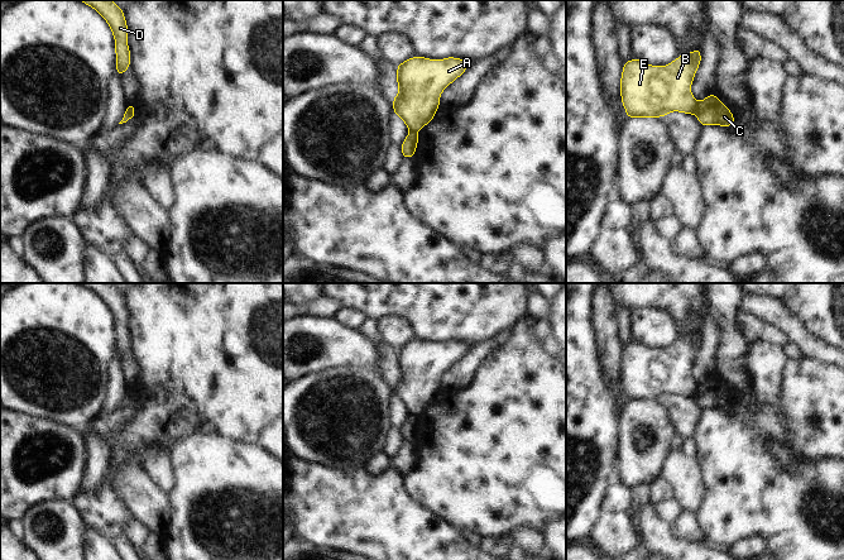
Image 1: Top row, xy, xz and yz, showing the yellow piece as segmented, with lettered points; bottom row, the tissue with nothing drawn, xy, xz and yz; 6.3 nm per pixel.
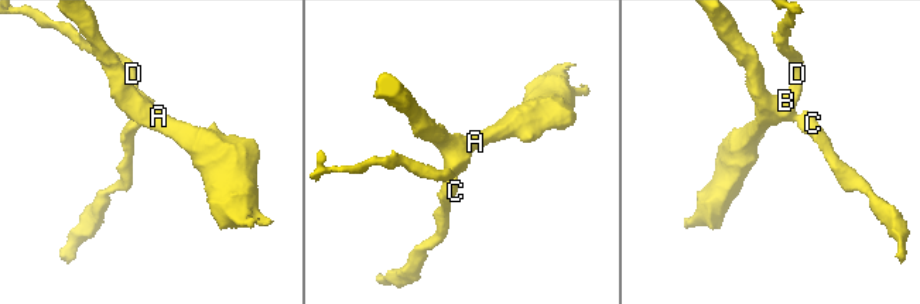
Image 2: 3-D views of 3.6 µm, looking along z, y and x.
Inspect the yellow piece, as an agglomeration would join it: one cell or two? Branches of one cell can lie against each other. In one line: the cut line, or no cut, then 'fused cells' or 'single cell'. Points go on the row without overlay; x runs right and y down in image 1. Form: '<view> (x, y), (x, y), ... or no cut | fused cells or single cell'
yz (698, 386), (694, 396) | fused cells

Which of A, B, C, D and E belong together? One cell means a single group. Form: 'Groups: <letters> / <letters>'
Groups: A B D E / C

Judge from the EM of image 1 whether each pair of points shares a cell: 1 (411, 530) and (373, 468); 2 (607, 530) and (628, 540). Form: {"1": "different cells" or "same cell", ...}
{"1": "different cells", "2": "same cell"}

